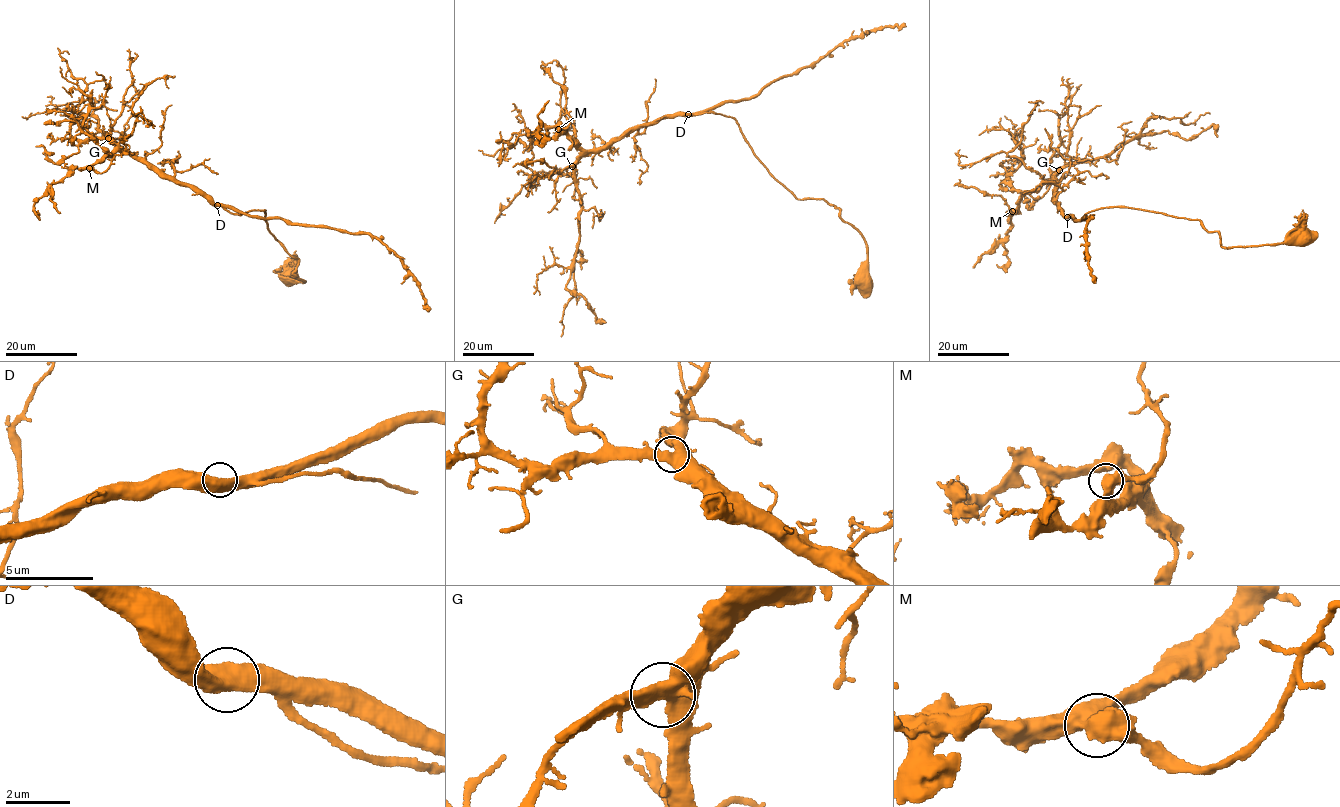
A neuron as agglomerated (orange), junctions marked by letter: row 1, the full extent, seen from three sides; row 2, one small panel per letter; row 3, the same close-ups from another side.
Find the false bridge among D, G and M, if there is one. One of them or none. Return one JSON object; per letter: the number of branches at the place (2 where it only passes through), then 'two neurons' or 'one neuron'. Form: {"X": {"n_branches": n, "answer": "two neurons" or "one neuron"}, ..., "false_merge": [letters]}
{"D": {"n_branches": 2, "answer": "one neuron"}, "G": {"n_branches": 2, "answer": "one neuron"}, "M": {"n_branches": 2, "answer": "one neuron"}, "false_merge": []}

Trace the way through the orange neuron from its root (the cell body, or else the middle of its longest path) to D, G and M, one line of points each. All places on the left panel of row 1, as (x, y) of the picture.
D: (287, 279), (306, 281), (292, 276), (297, 258), (271, 234), (265, 209), (241, 215), (217, 205)
G: (287, 279), (306, 281), (292, 276), (297, 258), (271, 234), (265, 209), (241, 215), (213, 205), (108, 138)
M: (287, 279), (306, 281), (292, 276), (297, 258), (271, 234), (265, 209), (230, 213), (124, 152), (89, 168)

